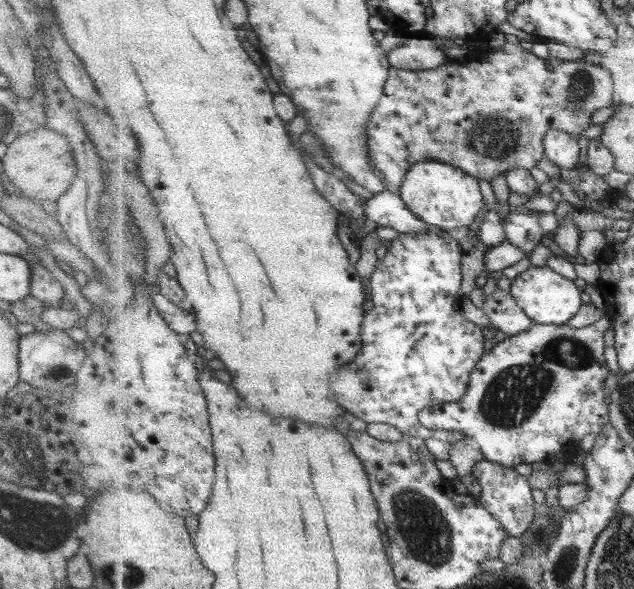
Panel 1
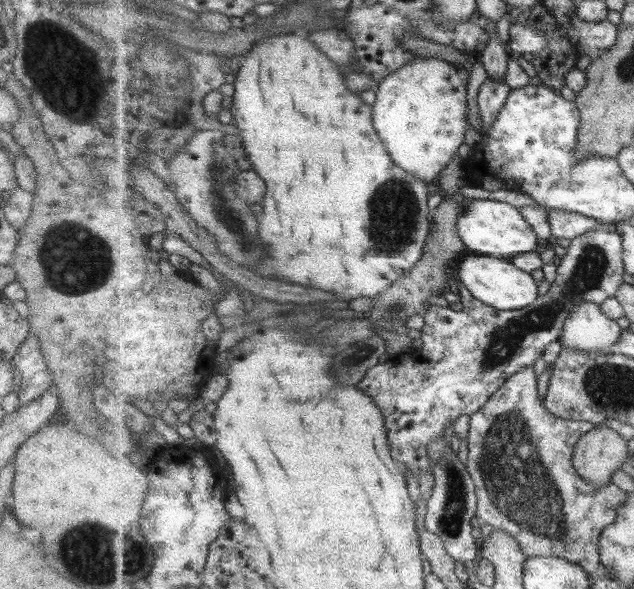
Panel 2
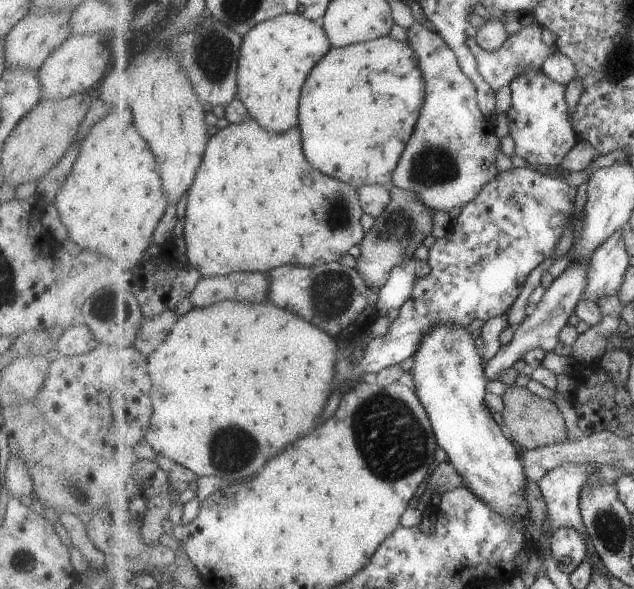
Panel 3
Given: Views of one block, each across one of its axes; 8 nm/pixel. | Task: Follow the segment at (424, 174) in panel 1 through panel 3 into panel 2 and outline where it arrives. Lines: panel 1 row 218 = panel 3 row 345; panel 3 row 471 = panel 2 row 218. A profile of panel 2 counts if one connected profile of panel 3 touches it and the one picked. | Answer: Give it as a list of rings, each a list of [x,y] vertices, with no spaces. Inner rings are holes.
[[[473,199],[459,215],[459,236],[472,254],[509,258],[537,250],[539,236],[522,212],[508,202]]]

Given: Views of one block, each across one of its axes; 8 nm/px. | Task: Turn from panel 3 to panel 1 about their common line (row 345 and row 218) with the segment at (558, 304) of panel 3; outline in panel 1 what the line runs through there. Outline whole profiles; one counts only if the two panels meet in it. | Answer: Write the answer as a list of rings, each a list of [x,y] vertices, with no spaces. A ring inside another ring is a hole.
[[[512,211],[509,216],[502,219],[508,240],[527,254],[531,254],[537,246],[541,245],[541,240],[546,237],[545,234],[549,236],[549,232],[553,232],[559,226],[554,211],[539,213],[539,215]]]

